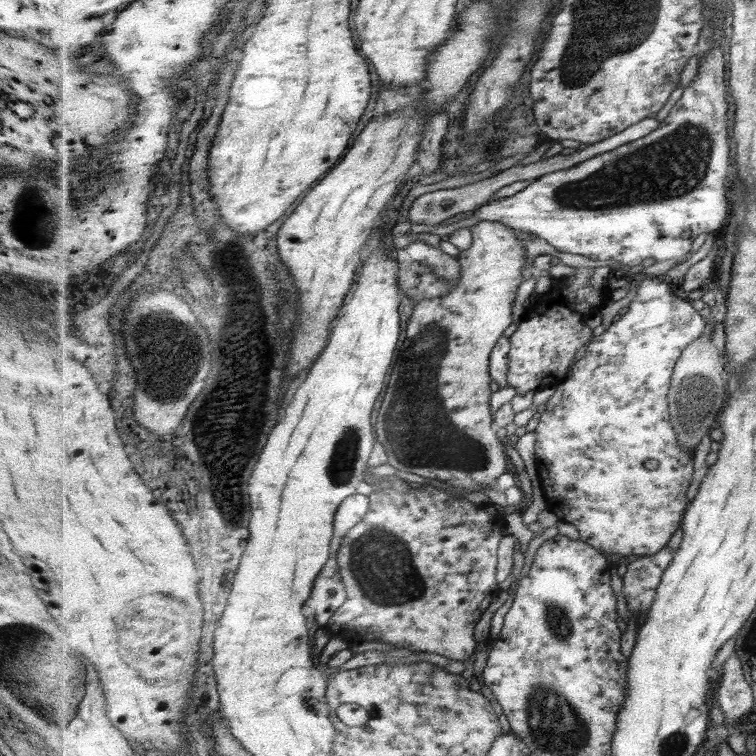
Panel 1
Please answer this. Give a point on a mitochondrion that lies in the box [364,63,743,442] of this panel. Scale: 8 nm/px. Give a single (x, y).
(675, 164)

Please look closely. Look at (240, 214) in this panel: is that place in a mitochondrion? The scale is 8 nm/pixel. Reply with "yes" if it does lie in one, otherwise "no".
no

